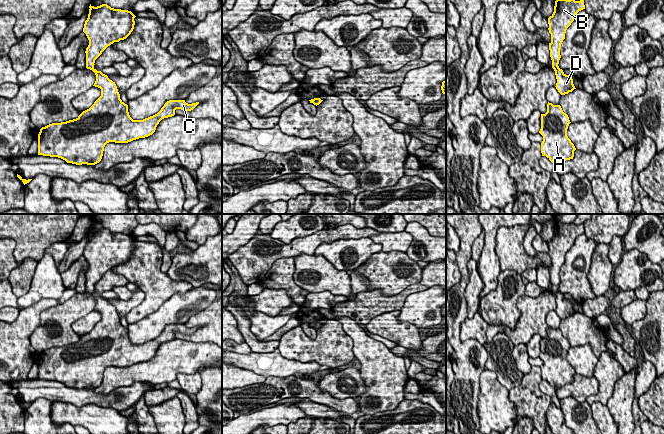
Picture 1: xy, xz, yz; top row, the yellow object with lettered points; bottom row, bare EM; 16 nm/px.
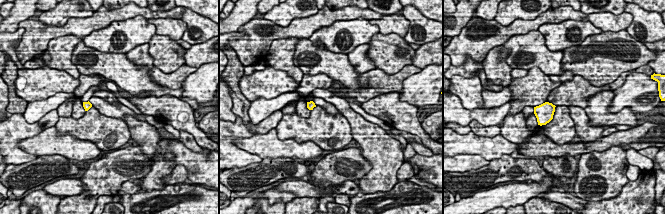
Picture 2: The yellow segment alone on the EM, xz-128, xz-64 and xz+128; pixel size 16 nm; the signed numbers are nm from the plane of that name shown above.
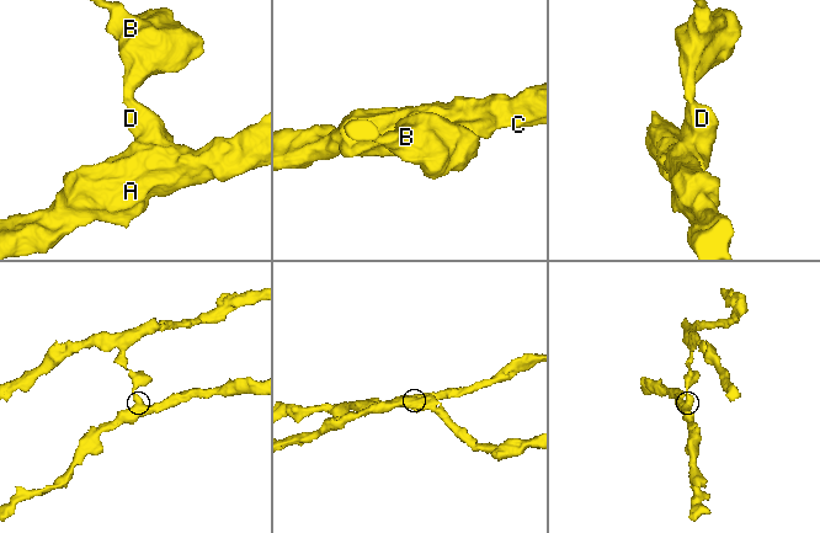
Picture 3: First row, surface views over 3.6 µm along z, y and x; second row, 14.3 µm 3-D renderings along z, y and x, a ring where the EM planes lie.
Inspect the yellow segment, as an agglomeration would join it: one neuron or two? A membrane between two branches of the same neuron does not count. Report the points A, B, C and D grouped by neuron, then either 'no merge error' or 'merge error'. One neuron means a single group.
A C D / B; merge error

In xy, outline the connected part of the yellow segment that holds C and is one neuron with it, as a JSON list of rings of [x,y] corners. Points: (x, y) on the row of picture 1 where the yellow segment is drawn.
[[[96,69],[92,71],[96,75],[93,86],[101,89],[101,96],[76,119],[42,127],[38,134],[38,155],[58,157],[76,165],[95,165],[101,161],[107,143],[128,143],[148,137],[155,132],[162,119],[174,116],[176,109],[191,111],[199,104],[199,102],[188,104],[185,100],[169,100],[157,114],[143,120],[133,120],[129,115],[128,105],[120,99],[115,82],[101,71]]]

